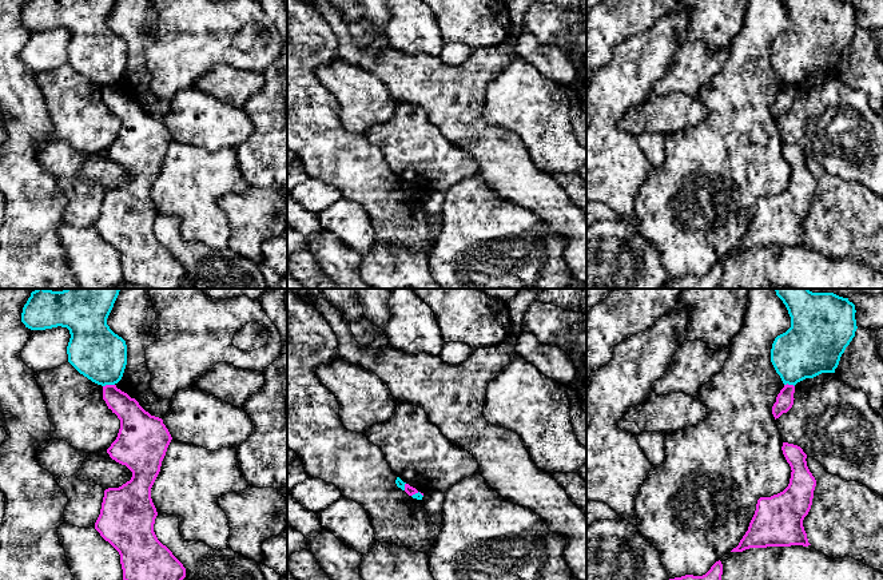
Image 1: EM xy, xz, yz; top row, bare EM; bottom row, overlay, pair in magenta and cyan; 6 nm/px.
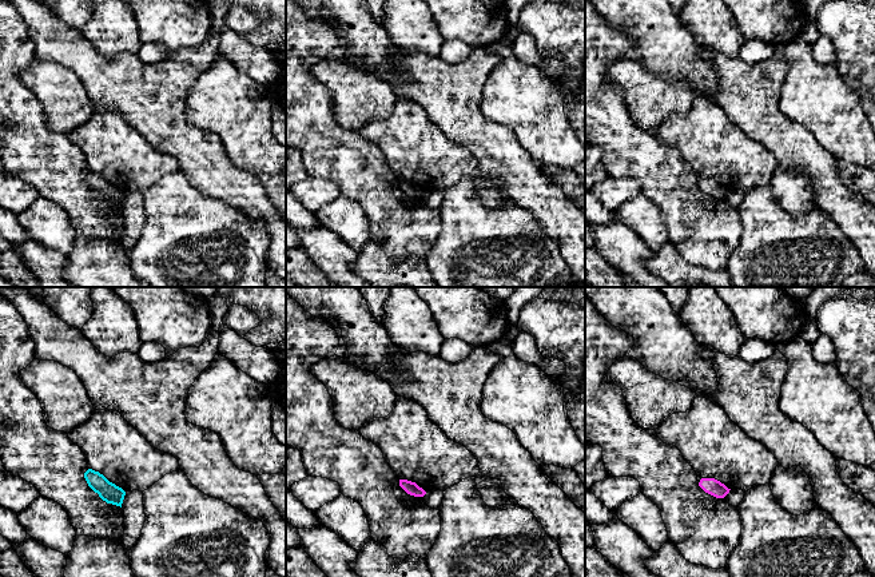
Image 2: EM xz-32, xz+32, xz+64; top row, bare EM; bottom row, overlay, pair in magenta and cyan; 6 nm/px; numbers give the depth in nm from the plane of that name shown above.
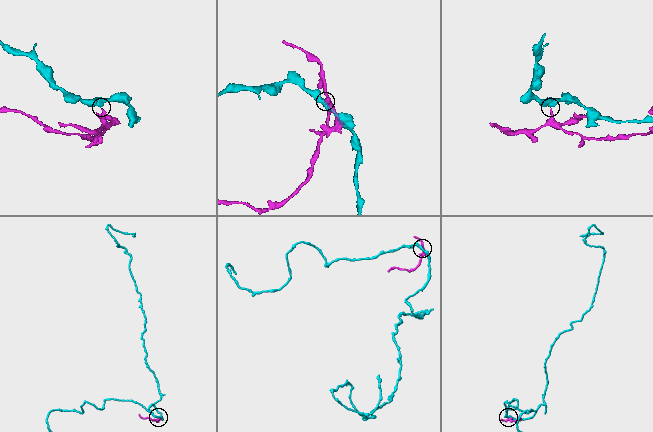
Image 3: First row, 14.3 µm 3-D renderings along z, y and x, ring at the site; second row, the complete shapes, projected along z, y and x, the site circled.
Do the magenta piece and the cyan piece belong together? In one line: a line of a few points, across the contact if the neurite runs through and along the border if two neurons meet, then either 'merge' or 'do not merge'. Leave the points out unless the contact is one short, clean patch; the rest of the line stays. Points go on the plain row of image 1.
line xy (114, 84), (103, 87); do not merge

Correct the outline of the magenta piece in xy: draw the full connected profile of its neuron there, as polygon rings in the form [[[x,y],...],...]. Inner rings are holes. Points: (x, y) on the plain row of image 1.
[[[116,86],[103,87],[103,100],[120,120],[118,138],[107,154],[116,163],[126,166],[132,172],[132,178],[119,188],[104,191],[95,230],[119,253],[124,282],[147,289],[179,289],[186,278],[186,269],[158,241],[154,233],[158,212],[151,199],[151,188],[160,172],[172,138],[162,119],[151,116],[135,99],[118,90]]]

